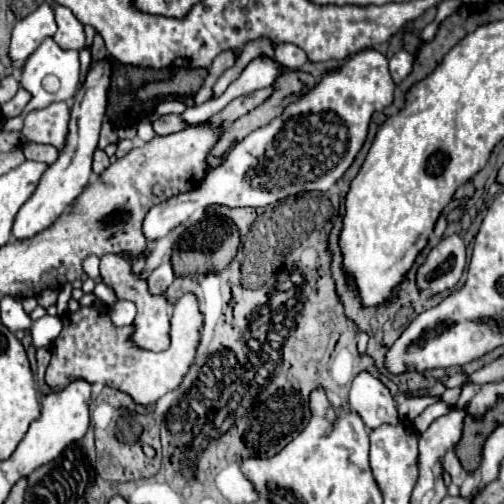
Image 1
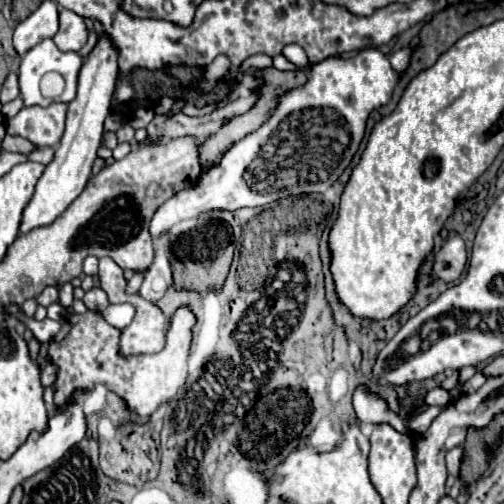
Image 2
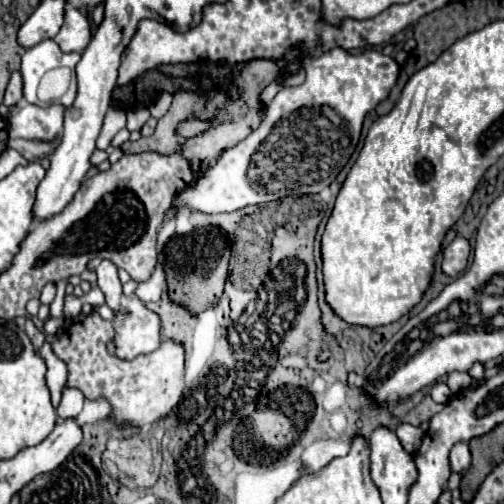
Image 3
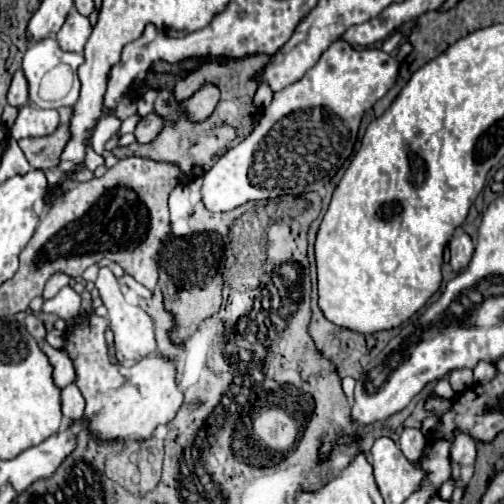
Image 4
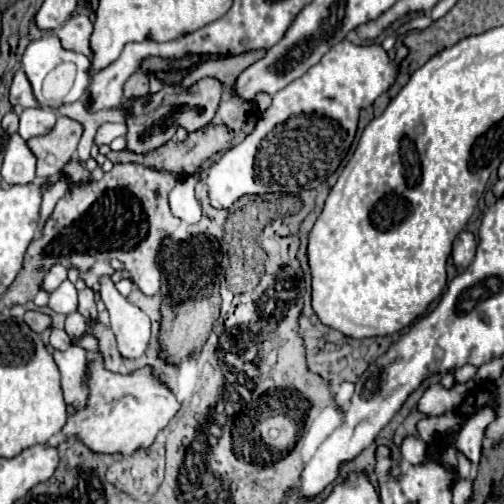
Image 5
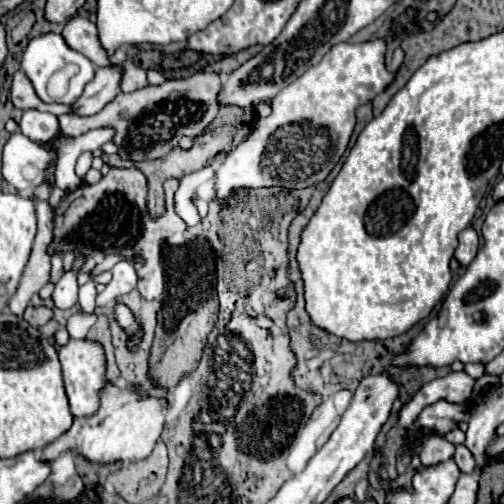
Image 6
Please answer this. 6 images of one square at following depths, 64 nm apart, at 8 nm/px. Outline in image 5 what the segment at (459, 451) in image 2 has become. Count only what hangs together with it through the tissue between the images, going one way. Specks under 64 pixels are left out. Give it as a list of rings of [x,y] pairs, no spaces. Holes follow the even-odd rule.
[[[484,408],[484,412],[476,412],[476,416],[470,416],[458,436],[456,448],[460,448],[472,464],[480,462],[482,456],[482,440],[484,440],[484,428],[496,418],[496,408]]]

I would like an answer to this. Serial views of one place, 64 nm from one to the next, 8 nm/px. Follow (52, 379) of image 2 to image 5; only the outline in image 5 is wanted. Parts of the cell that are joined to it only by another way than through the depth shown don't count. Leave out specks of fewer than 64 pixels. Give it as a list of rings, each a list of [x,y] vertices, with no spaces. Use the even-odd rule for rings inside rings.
[[[72,344],[64,352],[54,350],[52,356],[60,368],[66,404],[74,410],[84,410],[88,404],[88,352]]]

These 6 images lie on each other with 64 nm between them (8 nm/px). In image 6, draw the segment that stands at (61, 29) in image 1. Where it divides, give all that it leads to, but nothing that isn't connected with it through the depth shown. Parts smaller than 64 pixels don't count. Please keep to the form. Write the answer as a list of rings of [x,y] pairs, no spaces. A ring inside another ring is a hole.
[[[74,16],[62,30],[62,36],[66,44],[80,54],[84,54],[94,66],[98,68],[116,68],[116,62],[108,56],[108,52],[102,48],[96,24],[92,24],[88,18]]]

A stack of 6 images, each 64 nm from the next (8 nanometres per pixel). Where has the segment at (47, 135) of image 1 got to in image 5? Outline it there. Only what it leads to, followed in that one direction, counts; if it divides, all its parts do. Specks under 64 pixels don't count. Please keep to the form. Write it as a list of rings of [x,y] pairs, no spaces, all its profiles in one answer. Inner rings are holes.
[[[26,108],[20,114],[20,128],[18,134],[24,140],[34,136],[46,136],[56,124],[56,112],[50,108]]]

